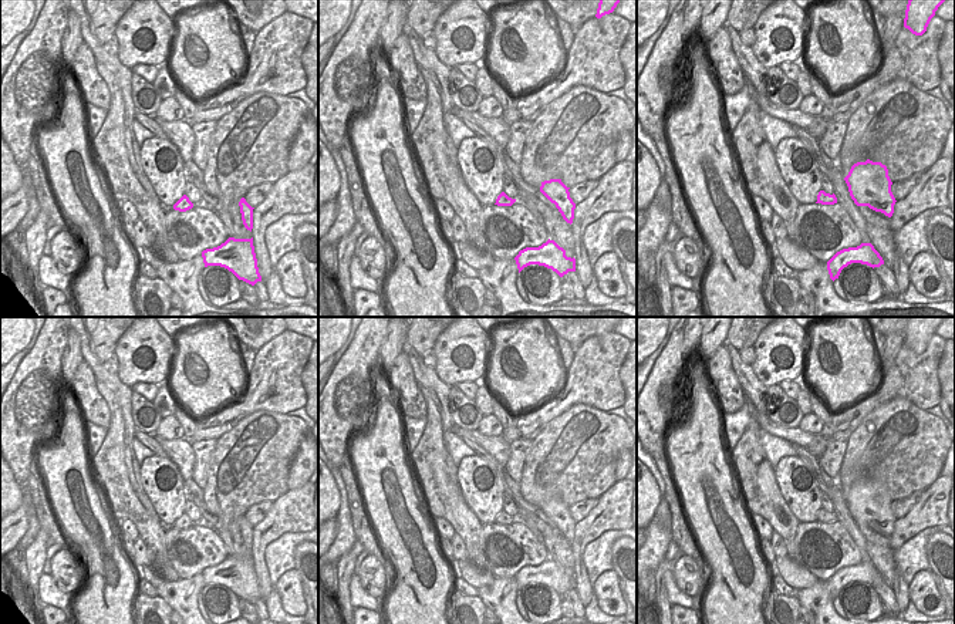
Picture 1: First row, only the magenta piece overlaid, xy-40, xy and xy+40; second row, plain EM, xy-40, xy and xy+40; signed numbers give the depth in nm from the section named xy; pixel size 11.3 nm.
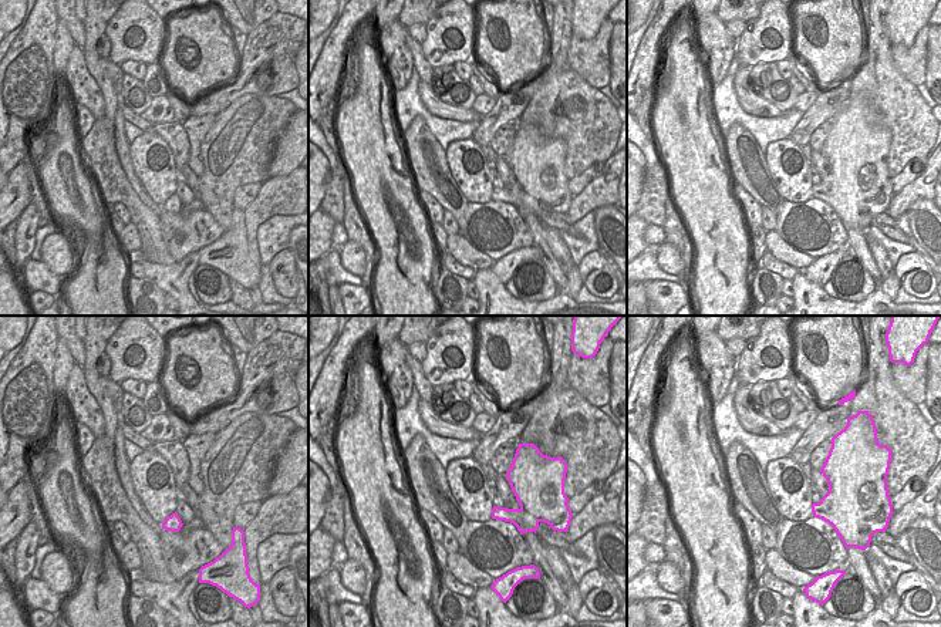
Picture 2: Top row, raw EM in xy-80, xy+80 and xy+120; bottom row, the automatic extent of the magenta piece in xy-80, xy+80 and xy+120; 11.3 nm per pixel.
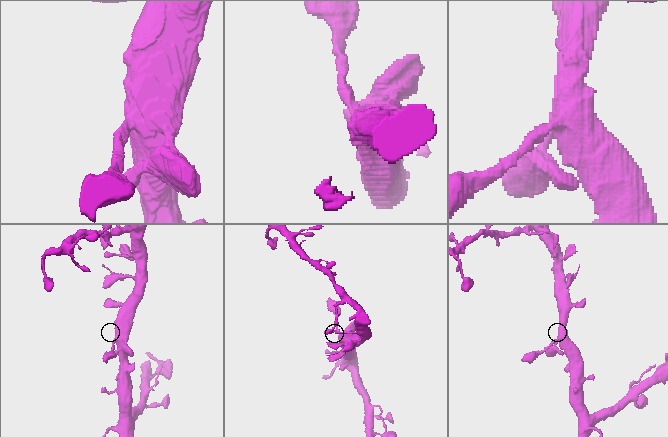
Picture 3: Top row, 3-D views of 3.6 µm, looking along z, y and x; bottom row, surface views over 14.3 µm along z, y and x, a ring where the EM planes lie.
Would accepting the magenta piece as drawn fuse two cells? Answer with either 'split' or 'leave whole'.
leave whole

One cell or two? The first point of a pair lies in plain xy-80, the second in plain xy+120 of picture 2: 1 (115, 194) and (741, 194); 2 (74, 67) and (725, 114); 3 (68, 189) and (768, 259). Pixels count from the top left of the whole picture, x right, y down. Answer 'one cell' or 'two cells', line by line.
1: two cells
2: two cells
3: two cells

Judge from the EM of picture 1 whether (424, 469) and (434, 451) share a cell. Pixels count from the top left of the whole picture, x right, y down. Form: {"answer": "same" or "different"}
{"answer": "different"}

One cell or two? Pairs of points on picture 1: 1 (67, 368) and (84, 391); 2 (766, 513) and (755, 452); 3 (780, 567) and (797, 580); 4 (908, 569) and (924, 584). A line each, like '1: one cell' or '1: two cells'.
1: two cells
2: two cells
3: one cell
4: two cells

